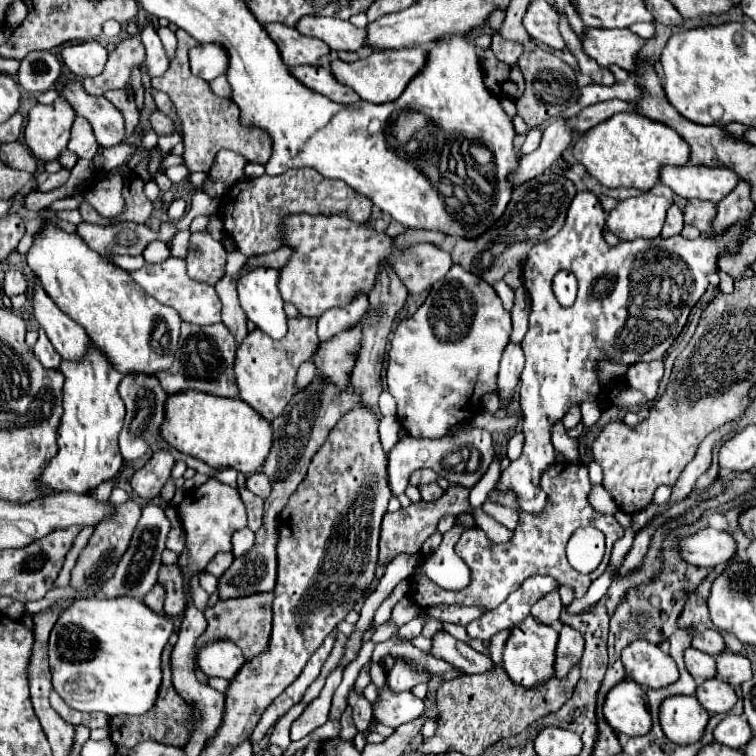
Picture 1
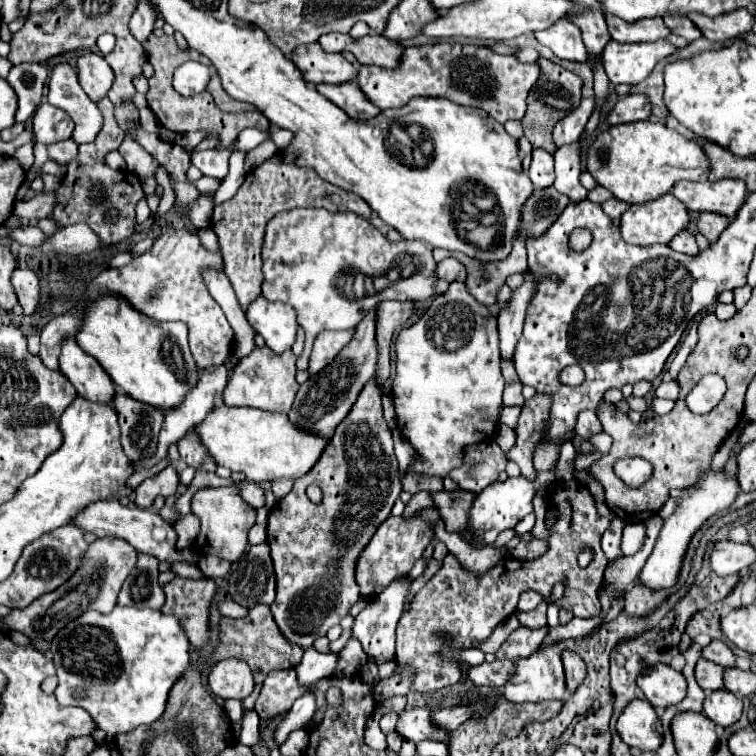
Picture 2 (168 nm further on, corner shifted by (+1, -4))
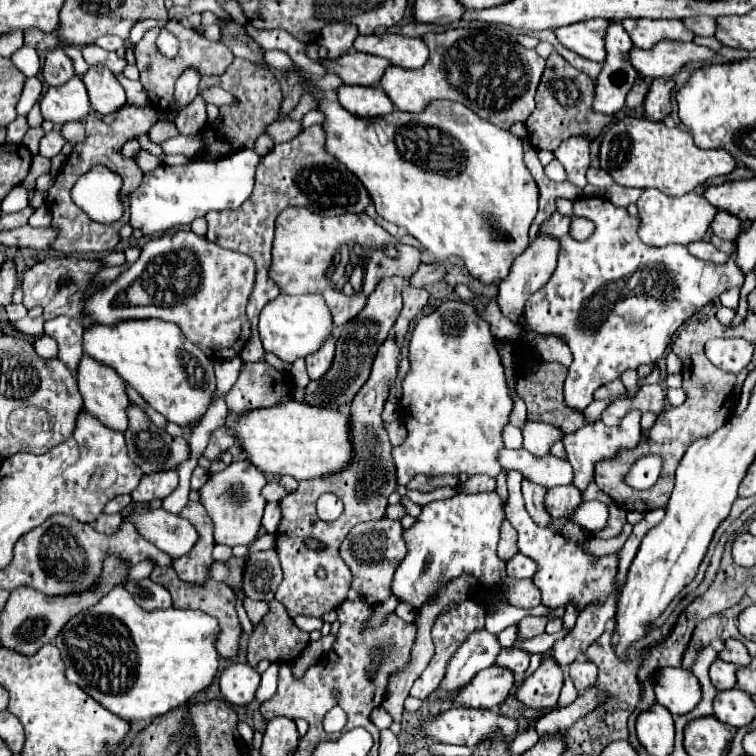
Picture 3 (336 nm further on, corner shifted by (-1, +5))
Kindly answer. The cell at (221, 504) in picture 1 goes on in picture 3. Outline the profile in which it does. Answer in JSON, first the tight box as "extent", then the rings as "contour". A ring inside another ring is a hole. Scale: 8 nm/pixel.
{"extent":[200,460,266,548],"contour":[[[248,460],[232,462],[222,472],[210,474],[208,482],[200,488],[200,502],[214,522],[216,544],[234,548],[238,544],[252,544],[256,540],[260,518],[266,506],[266,500],[262,496],[262,488],[266,486],[266,482],[266,476]]]}

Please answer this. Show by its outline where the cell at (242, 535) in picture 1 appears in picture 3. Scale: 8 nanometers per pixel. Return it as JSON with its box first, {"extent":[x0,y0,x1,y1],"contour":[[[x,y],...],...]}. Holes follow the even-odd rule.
{"extent":[262,502,282,534],"contour":[[[270,502],[270,504],[266,504],[264,516],[262,516],[262,526],[266,528],[266,532],[274,534],[274,532],[278,530],[280,518],[282,518],[282,512],[280,512],[280,504],[278,504],[278,502]]]}

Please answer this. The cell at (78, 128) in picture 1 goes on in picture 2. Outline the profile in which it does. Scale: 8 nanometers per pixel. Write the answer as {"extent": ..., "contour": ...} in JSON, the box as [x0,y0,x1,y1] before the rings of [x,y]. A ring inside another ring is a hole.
{"extent":[48,139,78,163],"contour":[[[66,139],[66,141],[60,141],[52,147],[48,147],[48,155],[50,155],[50,159],[54,159],[58,163],[70,163],[78,155],[78,145],[74,139]]]}

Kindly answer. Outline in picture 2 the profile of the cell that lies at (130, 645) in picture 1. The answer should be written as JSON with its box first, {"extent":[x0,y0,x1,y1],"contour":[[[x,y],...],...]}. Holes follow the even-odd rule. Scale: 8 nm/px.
{"extent":[50,605,190,739],"contour":[[[120,605],[106,615],[86,611],[52,639],[50,651],[58,673],[54,695],[60,705],[86,709],[96,727],[114,739],[138,725],[150,725],[162,715],[170,687],[190,665],[188,647],[178,619],[160,611]]]}

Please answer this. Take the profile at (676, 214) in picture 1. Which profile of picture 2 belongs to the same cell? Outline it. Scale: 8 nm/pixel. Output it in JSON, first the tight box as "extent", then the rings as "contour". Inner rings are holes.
{"extent":[670,229,698,255],"contour":[[[688,229],[676,233],[676,235],[672,237],[672,241],[670,241],[670,247],[672,247],[674,251],[688,253],[688,255],[696,255],[696,253],[698,253],[698,247],[696,247],[696,241],[694,241],[694,235],[692,235]]]}

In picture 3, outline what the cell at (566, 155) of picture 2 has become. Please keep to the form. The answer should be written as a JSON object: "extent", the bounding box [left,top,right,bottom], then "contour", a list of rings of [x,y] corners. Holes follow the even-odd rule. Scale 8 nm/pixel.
{"extent":[554,136,590,188],"contour":[[[578,136],[578,138],[570,138],[570,140],[562,142],[562,146],[554,152],[554,156],[564,166],[568,180],[580,188],[586,186],[586,170],[590,166],[590,150],[588,148],[590,148],[588,138]]]}

